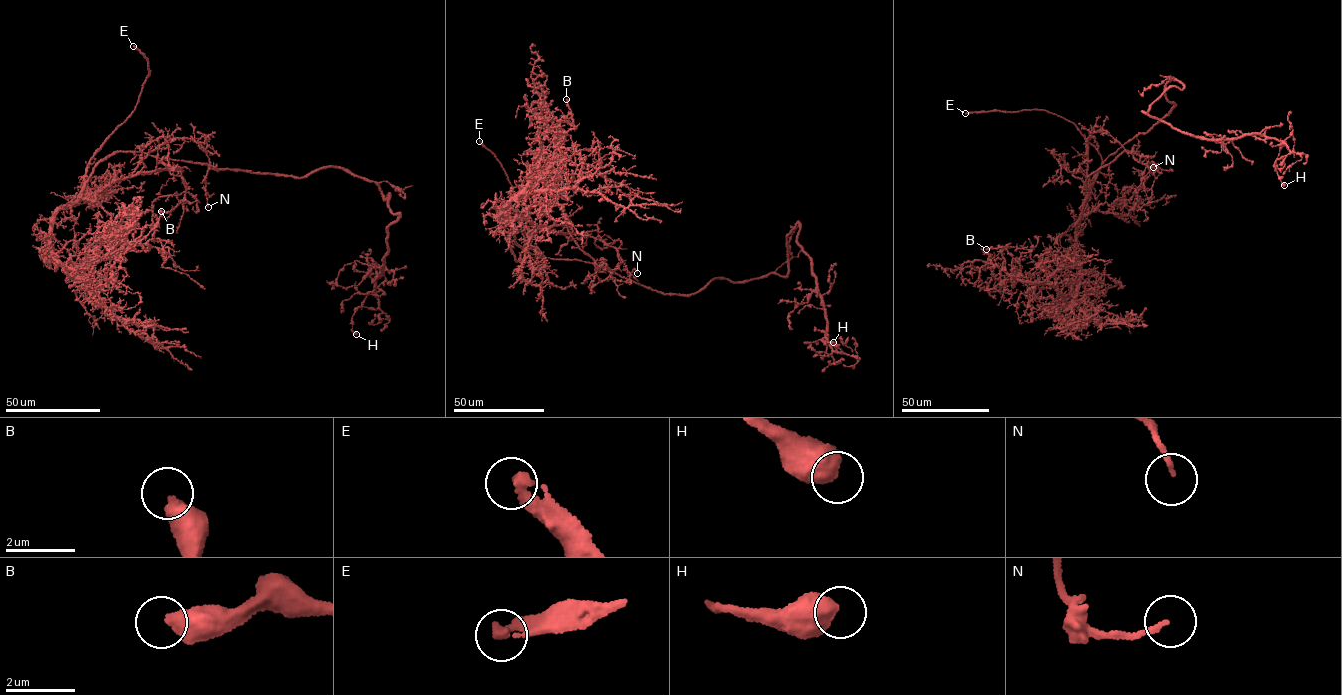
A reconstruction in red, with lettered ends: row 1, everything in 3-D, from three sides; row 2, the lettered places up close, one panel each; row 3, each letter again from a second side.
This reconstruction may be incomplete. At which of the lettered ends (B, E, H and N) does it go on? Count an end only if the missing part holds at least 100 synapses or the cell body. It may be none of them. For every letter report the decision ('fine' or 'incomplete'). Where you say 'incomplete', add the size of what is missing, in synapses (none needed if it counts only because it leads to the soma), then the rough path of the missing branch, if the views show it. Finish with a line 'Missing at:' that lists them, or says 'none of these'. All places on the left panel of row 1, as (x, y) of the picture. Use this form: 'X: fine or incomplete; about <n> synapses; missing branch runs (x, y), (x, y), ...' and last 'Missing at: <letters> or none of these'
B: fine
E: incomplete
H: fine
N: fine
Missing at: E

